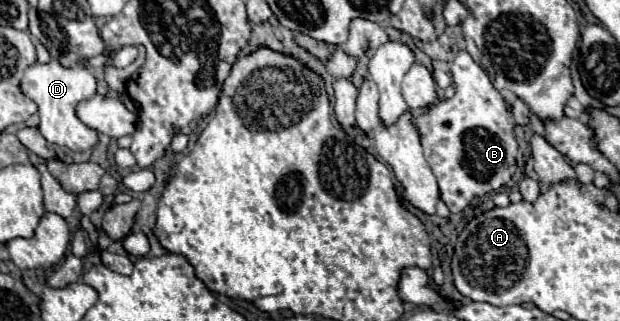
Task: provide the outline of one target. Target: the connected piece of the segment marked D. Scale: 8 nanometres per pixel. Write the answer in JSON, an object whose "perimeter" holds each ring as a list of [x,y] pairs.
{"perimeter":[[[50,60],[46,64],[36,62],[24,70],[20,90],[26,98],[36,102],[38,116],[40,116],[40,132],[50,144],[66,146],[74,152],[84,152],[84,150],[90,150],[98,142],[96,132],[92,132],[92,128],[82,124],[74,110],[74,106],[80,100],[88,100],[96,94],[96,80],[84,66],[66,68],[56,60]]]}

